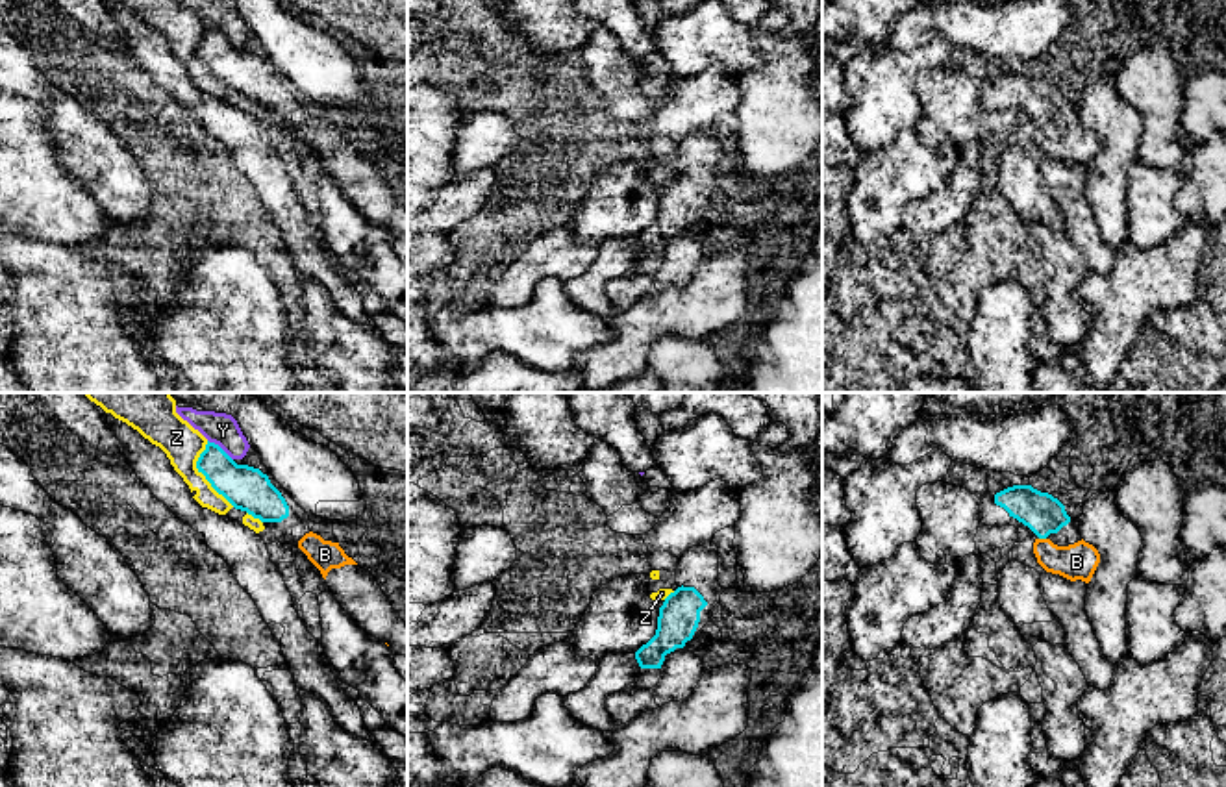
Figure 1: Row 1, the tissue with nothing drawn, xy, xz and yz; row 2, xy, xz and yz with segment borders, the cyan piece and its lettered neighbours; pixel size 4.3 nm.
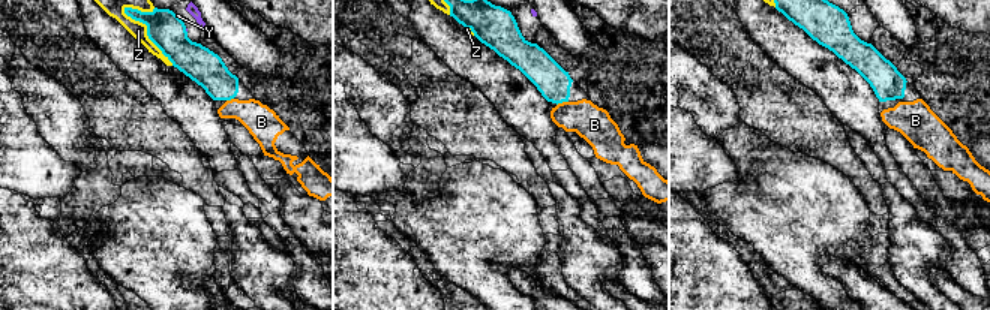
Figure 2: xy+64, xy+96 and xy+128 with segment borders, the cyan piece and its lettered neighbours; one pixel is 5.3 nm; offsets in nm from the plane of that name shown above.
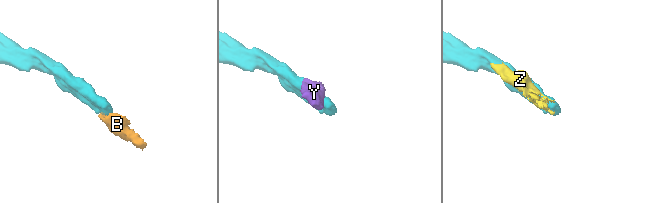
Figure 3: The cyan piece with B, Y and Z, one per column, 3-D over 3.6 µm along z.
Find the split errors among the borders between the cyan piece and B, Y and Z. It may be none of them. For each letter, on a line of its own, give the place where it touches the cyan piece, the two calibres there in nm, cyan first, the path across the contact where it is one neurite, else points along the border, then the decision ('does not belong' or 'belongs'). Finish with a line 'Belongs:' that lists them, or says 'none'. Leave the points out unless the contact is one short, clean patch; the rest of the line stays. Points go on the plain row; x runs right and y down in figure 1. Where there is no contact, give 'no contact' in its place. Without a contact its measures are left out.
B: yz (1043, 123) | 170/160 nm | across yz (1043, 99), (1043, 123), (1062, 145), (1076, 147) | belongs
Y: xy (221, 34) | 190/140 nm | along xy (208, 24), (232, 45) | does not belong
Z: xy (202, 58) | 190/170 nm | does not belong
Belongs: B

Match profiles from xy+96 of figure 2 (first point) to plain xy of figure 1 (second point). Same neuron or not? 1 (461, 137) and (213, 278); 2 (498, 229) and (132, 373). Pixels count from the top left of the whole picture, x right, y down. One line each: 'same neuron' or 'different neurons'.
1: different neurons
2: different neurons

